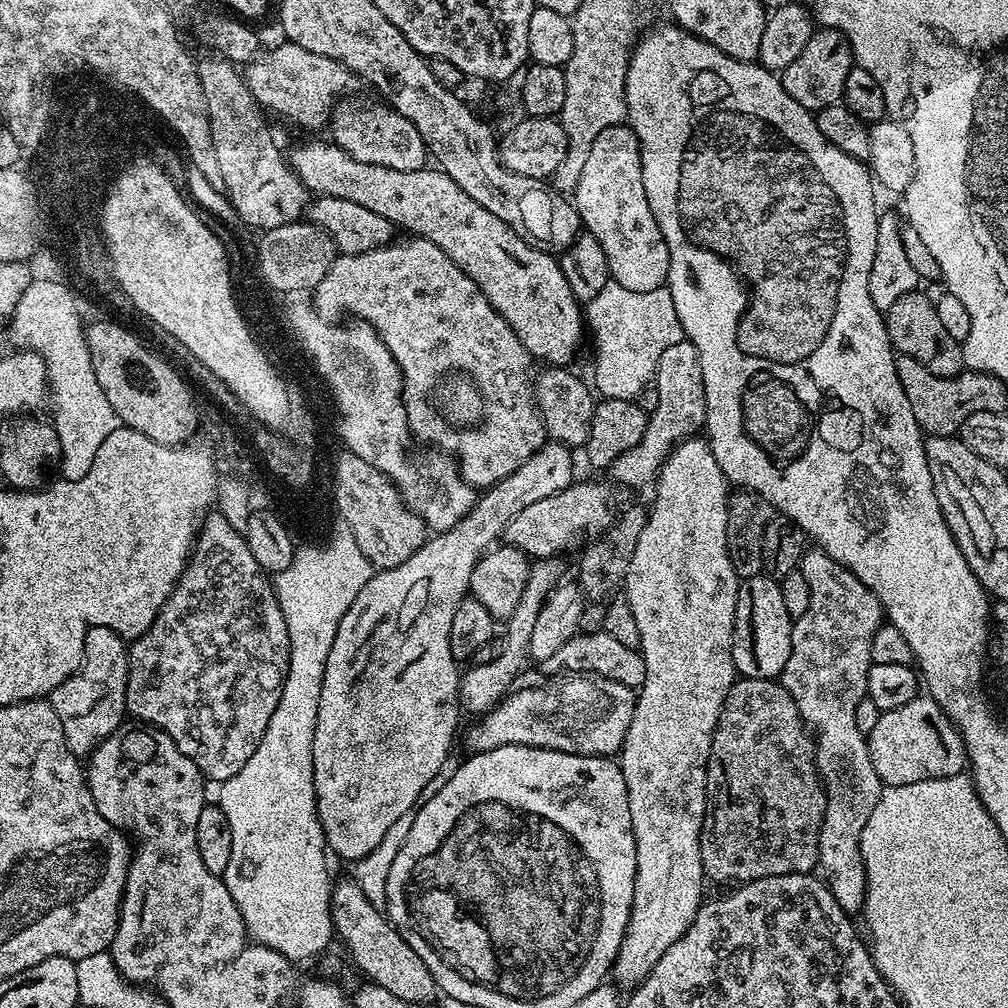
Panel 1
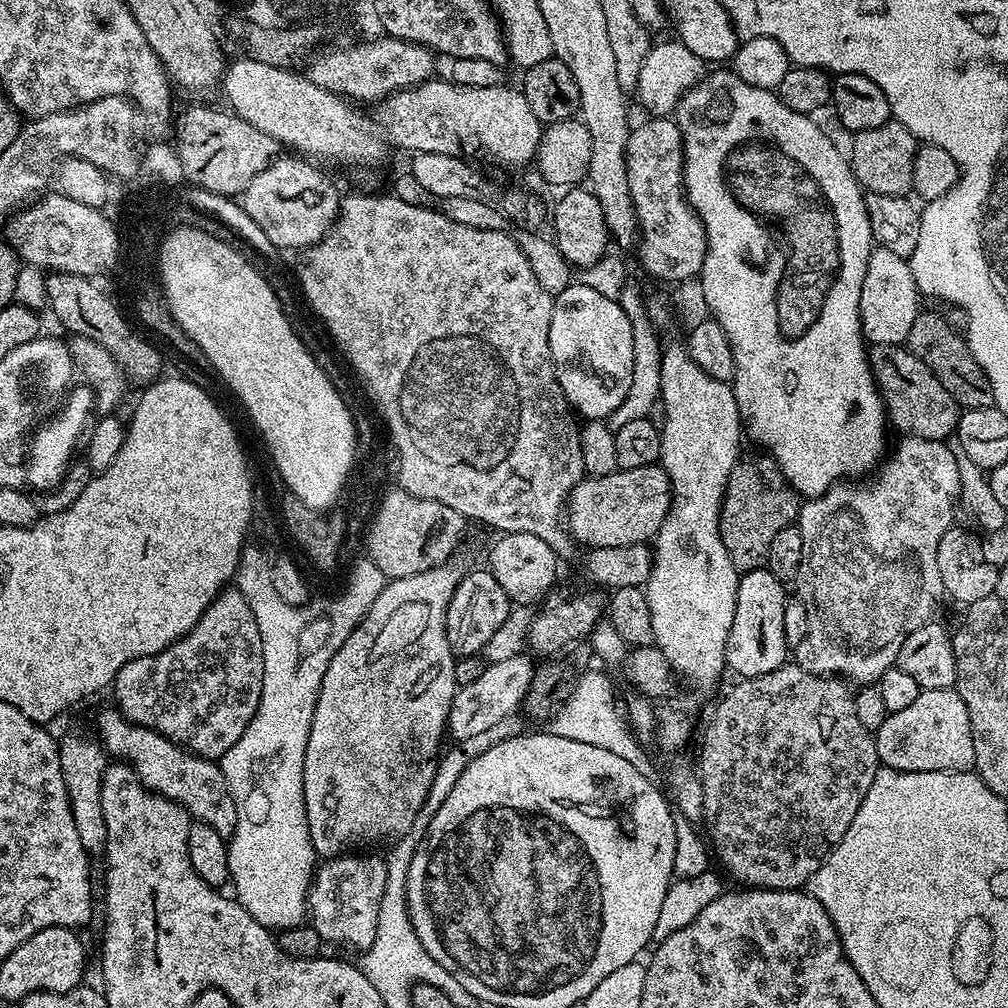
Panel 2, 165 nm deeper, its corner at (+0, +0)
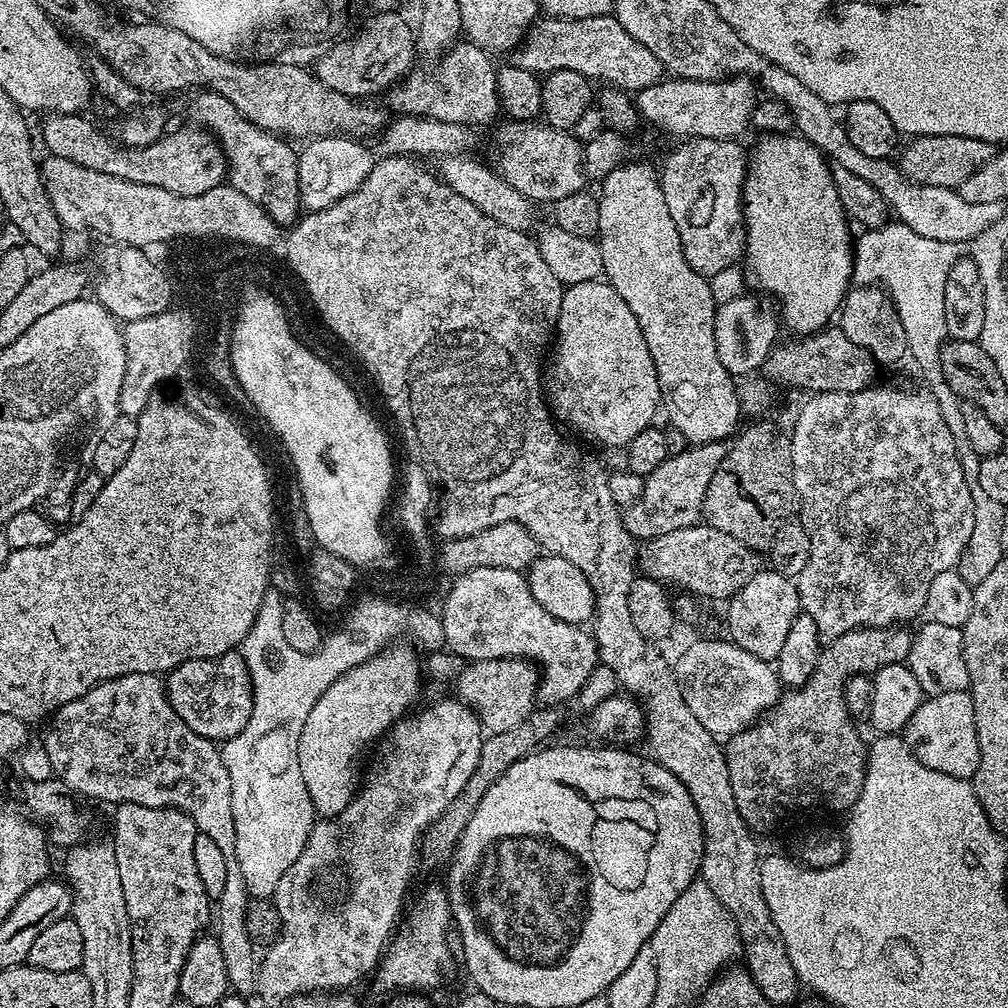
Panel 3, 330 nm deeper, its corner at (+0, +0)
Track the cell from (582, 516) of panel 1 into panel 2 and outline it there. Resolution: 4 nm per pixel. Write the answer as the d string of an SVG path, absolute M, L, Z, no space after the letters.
M659 463L622 468L605 476L588 476L573 486L566 505L566 527L573 541L580 543L581 540L585 544L584 548L588 550L643 544L655 537L671 505L672 487Z

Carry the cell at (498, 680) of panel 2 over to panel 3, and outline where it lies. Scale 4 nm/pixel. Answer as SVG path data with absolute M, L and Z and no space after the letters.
M449 698L437 704L429 704L424 710L425 712L417 711L415 714L409 715L407 719L402 719L397 724L392 725L387 735L379 741L378 747L375 749L375 752L377 751L376 761L373 762L369 772L367 769L366 779L359 785L355 797L348 803L346 810L342 810L337 816L331 818L317 819L312 825L312 833L308 835L308 841L298 858L298 862L294 862L294 866L290 866L290 870L286 870L286 874L282 874L282 882L278 882L274 897L278 914L281 915L280 937L273 941L265 951L268 952L265 956L263 953L258 964L258 996L261 996L266 1003L280 1004L283 1000L288 1002L301 994L332 994L337 990L351 989L350 986L355 980L362 979L364 975L367 977L380 963L385 947L401 919L402 909L405 907L404 895L408 892L412 871L417 871L418 868L418 845L421 836L450 806L454 798L458 798L458 794L462 793L464 785L469 781L470 774L474 773L478 766L482 741L480 717L467 704L456 698Z

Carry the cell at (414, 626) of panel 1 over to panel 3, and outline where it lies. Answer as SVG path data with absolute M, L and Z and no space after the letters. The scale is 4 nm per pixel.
M396 642L380 649L365 664L342 674L342 678L335 680L326 694L322 694L318 702L314 702L314 710L310 710L310 715L306 717L306 726L302 726L302 738L298 738L298 767L302 769L302 782L306 782L306 790L317 817L331 818L346 810L362 780L360 759L363 758L364 751L368 747L371 749L393 724L405 719L417 707L416 700L418 702L421 699L422 660L420 656L416 657L415 651L417 649L408 642Z

